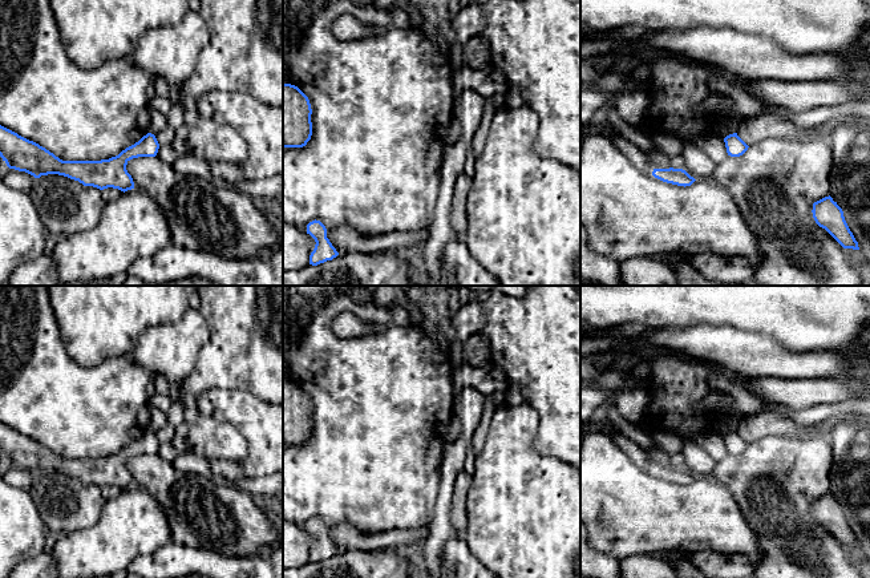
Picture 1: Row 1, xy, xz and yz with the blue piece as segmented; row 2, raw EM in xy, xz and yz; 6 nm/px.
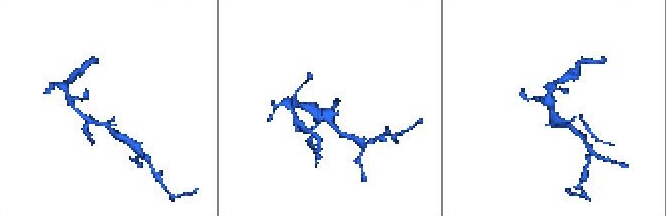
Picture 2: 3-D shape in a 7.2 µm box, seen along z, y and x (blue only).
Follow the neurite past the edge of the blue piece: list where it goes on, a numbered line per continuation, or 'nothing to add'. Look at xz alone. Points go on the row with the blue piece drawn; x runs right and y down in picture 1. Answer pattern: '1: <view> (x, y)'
nothing to add

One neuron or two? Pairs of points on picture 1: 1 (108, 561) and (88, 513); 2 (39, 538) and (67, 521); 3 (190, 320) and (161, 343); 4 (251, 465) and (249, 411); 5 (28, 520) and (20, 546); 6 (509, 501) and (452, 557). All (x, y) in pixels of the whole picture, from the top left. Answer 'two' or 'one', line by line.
1: two
2: two
3: one
4: one
5: one
6: two

